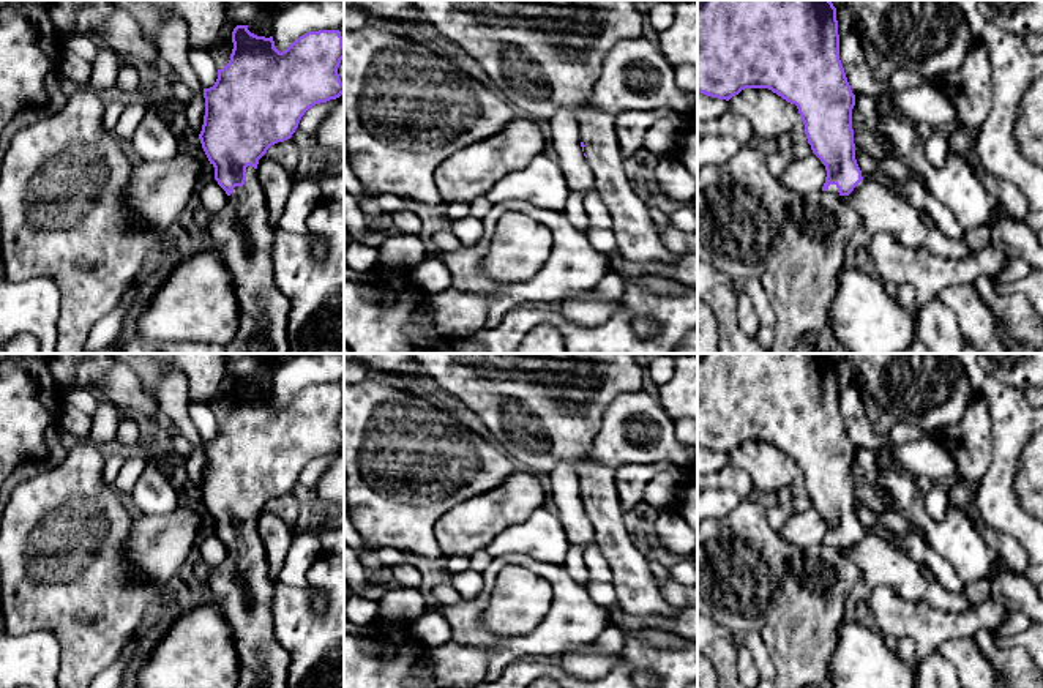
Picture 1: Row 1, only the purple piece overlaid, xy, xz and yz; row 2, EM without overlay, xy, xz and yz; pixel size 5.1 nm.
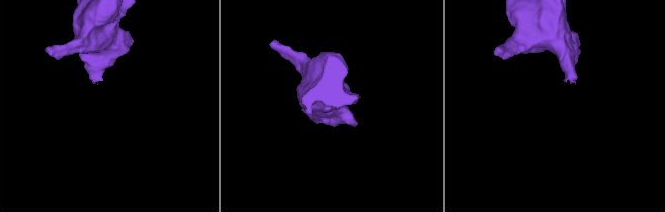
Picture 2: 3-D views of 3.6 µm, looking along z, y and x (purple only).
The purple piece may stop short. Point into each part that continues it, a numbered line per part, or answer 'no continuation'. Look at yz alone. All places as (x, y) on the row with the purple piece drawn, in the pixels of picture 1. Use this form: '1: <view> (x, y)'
1: yz (750, 226)

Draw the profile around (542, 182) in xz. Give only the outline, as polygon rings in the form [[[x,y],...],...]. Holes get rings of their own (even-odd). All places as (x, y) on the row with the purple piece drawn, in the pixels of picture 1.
[[[540,153],[524,169],[508,172],[486,194],[494,204],[527,200],[544,210],[563,211],[570,189],[560,166]]]

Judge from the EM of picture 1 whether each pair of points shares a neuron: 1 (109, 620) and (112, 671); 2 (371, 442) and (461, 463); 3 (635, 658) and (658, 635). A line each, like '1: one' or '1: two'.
1: two
2: one
3: two

